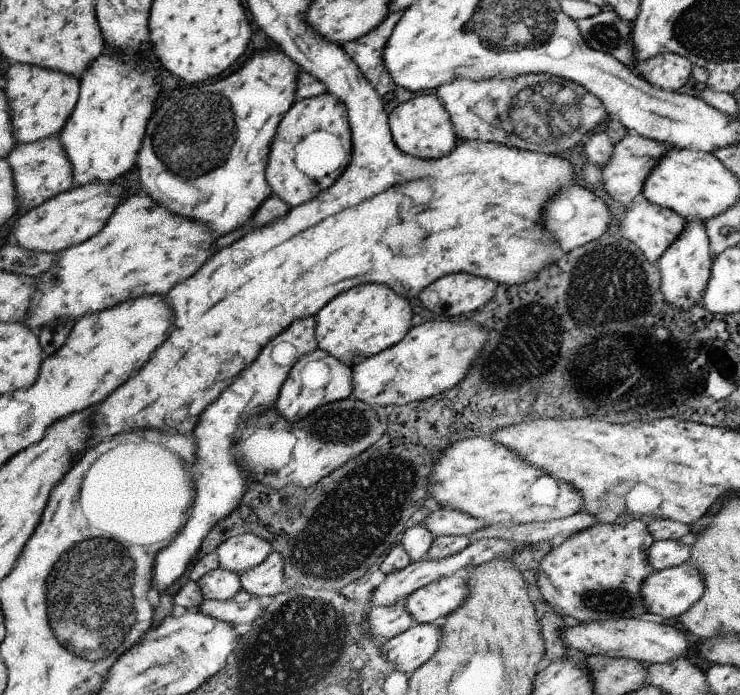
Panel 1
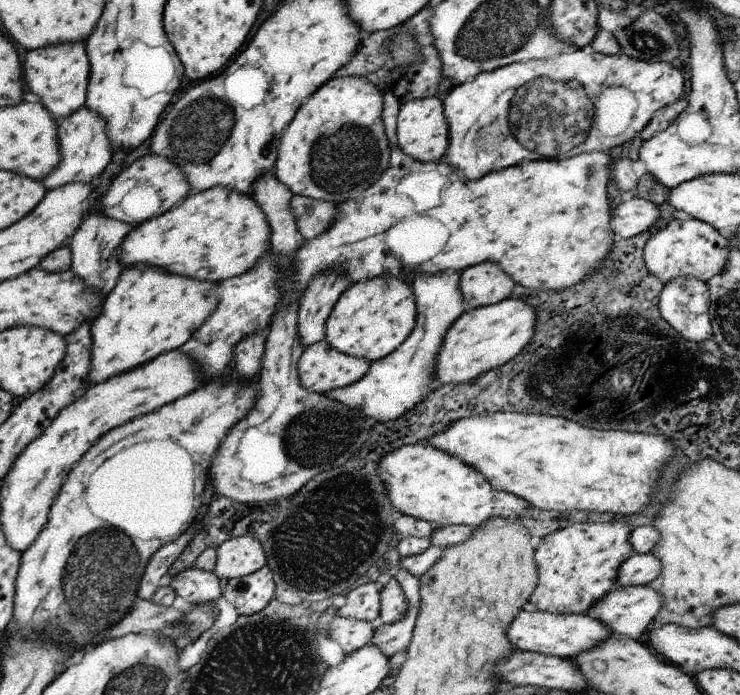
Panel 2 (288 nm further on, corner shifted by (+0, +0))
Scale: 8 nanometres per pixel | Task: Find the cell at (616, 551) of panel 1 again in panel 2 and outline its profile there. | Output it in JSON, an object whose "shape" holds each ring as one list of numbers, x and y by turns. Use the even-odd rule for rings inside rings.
{"shape":[[615,518,613,522,593,520,587,524,571,524,563,530,555,530,539,538,535,548,535,562,539,564,539,586,535,588,535,594,531,594,531,604,539,608,539,612,551,614,585,614,587,610,591,610,591,606,595,606,615,588,619,568,633,554,629,536,631,528]]}

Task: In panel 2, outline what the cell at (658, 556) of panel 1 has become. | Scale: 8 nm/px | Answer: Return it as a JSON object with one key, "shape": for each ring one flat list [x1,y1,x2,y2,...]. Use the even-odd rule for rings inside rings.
{"shape":[[631,554,619,568,615,588,649,586,661,572,661,560,653,554]]}

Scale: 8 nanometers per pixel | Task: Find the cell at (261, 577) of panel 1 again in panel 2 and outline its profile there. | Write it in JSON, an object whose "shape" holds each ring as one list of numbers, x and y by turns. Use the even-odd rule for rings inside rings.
{"shape":[[263,566,249,576,227,580,223,598,237,610,239,616,253,616,261,612,275,598,275,580,271,570]]}

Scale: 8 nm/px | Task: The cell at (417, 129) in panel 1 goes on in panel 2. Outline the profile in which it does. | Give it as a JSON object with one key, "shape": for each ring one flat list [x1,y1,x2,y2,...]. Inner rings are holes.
{"shape":[[417,98,399,104,397,114,397,144,403,154,415,158,421,162,421,166,429,166,433,162,439,162,449,146,449,126,443,116,443,98]]}

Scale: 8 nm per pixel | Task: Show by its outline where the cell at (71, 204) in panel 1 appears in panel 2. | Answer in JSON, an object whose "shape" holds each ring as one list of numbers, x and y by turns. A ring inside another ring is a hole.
{"shape":[[145,154,139,160,131,162,127,168,123,168,123,172,111,182,111,186,99,200,99,208,107,218,139,226,151,218,165,214,171,208,177,208,189,194,191,194,191,184,179,164,175,164,165,156]]}

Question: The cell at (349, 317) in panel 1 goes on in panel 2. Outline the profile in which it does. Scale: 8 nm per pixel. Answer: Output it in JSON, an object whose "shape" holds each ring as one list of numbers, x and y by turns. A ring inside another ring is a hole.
{"shape":[[379,276,365,282,355,282,341,294,331,316,327,318,325,342,343,354,377,362,387,358,387,354,395,352,407,340,415,328,415,322,417,302,413,302,409,286,401,280]]}

